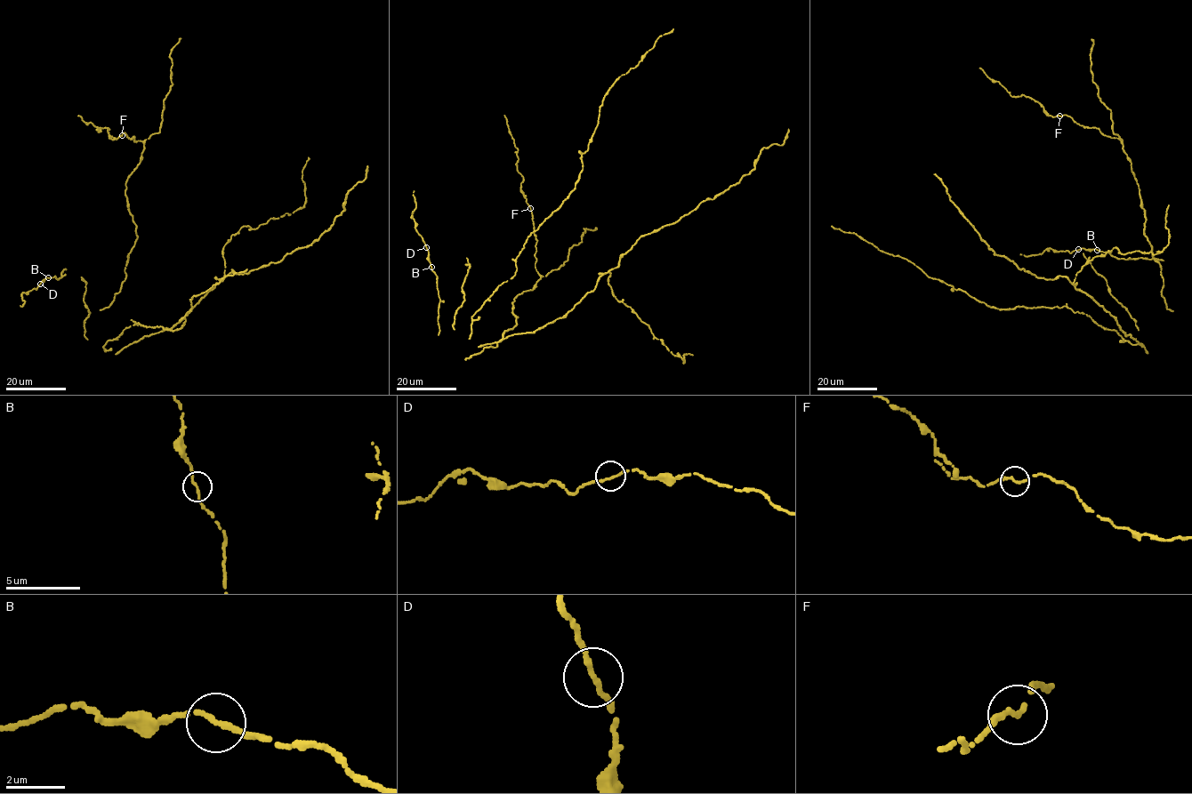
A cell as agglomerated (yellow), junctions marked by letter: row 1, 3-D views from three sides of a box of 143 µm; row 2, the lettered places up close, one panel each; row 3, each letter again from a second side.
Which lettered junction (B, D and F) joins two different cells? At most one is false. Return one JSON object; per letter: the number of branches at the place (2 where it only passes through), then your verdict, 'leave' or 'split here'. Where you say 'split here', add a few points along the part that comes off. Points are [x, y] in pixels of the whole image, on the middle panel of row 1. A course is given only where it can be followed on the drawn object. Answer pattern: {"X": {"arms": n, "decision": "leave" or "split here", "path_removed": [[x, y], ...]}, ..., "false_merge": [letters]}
{"B": {"arms": 2, "decision": "leave"}, "D": {"arms": 2, "decision": "leave"}, "F": {"arms": 2, "decision": "leave"}, "false_merge": []}

